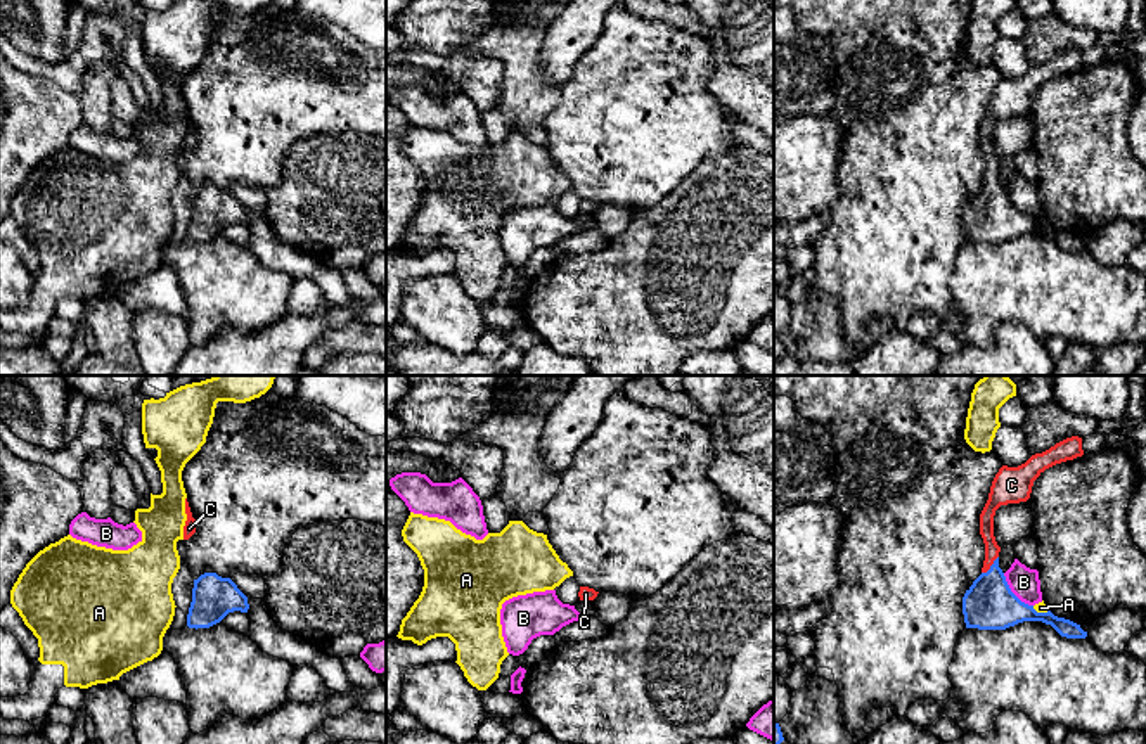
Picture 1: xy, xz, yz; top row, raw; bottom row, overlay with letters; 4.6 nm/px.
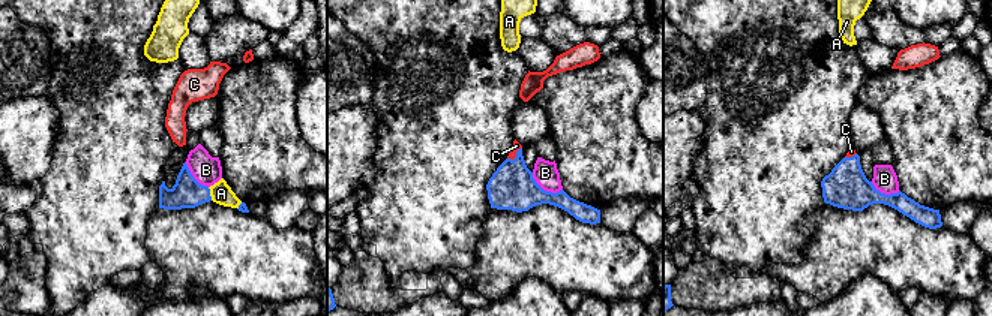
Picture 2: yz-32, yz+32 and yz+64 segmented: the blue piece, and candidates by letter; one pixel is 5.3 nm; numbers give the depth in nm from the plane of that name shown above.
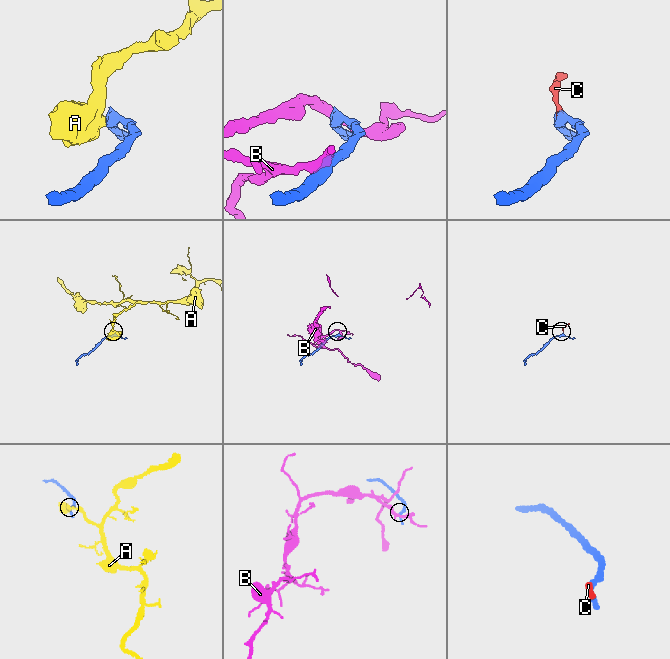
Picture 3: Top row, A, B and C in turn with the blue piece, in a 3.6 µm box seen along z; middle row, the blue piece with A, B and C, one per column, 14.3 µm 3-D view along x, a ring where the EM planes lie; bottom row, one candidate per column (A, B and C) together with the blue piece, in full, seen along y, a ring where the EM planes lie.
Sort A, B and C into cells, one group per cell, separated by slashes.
A / B / C

